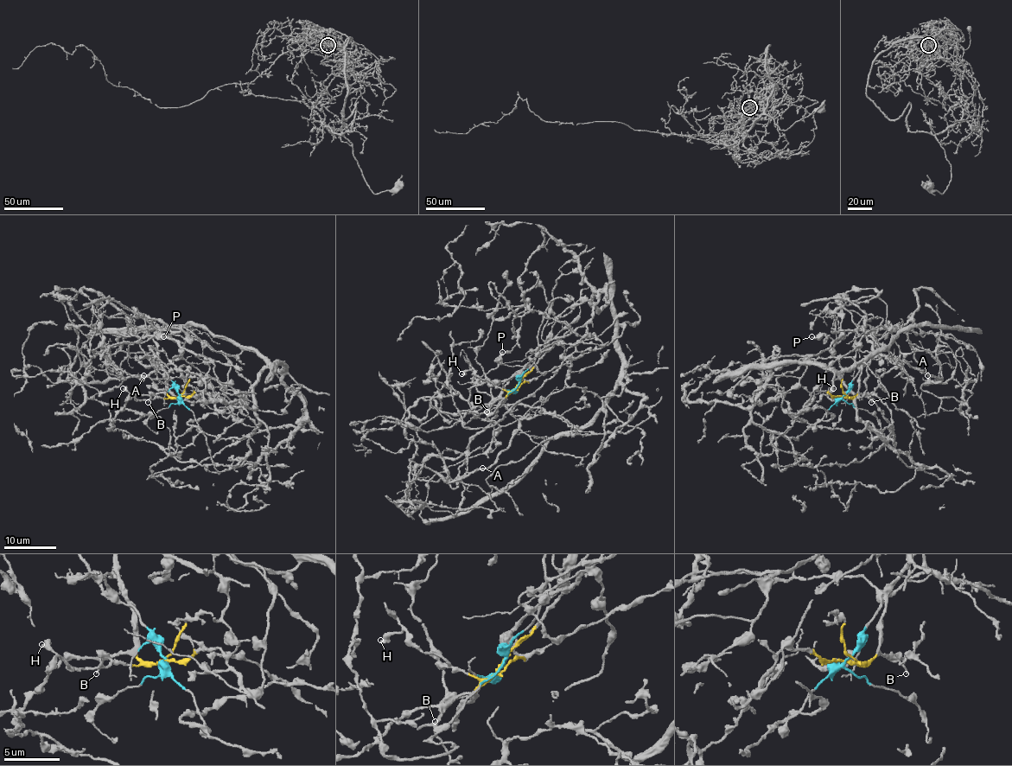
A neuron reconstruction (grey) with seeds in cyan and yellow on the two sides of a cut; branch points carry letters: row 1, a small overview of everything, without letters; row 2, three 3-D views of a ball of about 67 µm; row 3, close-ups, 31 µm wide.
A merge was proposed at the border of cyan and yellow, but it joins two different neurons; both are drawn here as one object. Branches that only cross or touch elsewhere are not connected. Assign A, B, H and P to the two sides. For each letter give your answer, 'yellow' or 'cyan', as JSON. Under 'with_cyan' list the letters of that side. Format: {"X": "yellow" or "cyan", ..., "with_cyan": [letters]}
{"A": "cyan", "B": "yellow", "H": "yellow", "P": "cyan", "with_cyan": ["A", "P"]}

